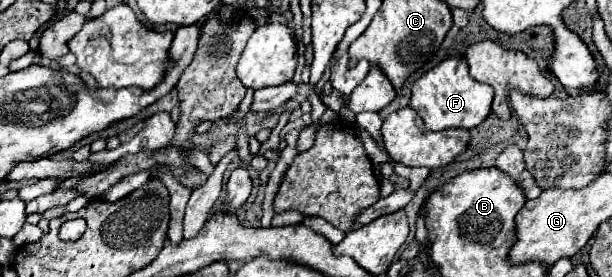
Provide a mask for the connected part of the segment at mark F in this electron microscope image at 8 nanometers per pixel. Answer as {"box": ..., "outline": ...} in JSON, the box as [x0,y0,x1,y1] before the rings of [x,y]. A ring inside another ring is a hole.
{"box":[410,55,494,131],"outline":[[[452,55],[414,81],[410,107],[422,117],[430,131],[442,131],[450,127],[474,129],[490,115],[492,97],[494,89],[474,81],[468,73],[468,63],[462,57]]]}

